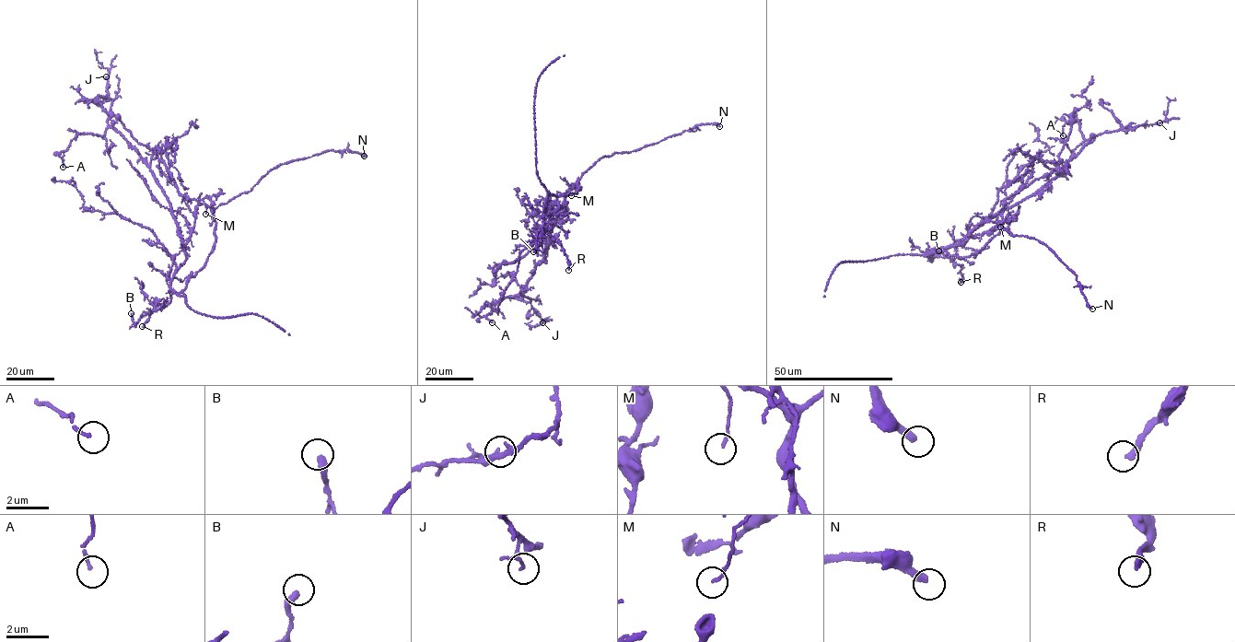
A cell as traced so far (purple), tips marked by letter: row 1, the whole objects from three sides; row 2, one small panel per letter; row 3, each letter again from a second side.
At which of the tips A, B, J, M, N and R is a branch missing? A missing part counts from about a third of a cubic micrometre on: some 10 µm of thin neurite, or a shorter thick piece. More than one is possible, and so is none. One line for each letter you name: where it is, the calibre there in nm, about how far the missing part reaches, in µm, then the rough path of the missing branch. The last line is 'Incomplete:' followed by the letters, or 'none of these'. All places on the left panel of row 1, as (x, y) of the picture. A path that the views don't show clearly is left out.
N: place (364, 156); calibre 360 nm; missing 80 µm
R: place (142, 326); calibre 320 nm; missing 15 µm
Incomplete: N, R

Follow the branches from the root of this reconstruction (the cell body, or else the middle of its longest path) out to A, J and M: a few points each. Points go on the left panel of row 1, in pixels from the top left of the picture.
A: (180, 230), (149, 169), (114, 129), (106, 128), (100, 136), (75, 134), (64, 152), (63, 167)
J: (180, 230), (168, 201), (149, 169), (137, 151), (107, 123), (111, 101), (106, 91), (106, 76)
M: (180, 230), (184, 250), (193, 227), (196, 208), (201, 199), (205, 206), (205, 214)

